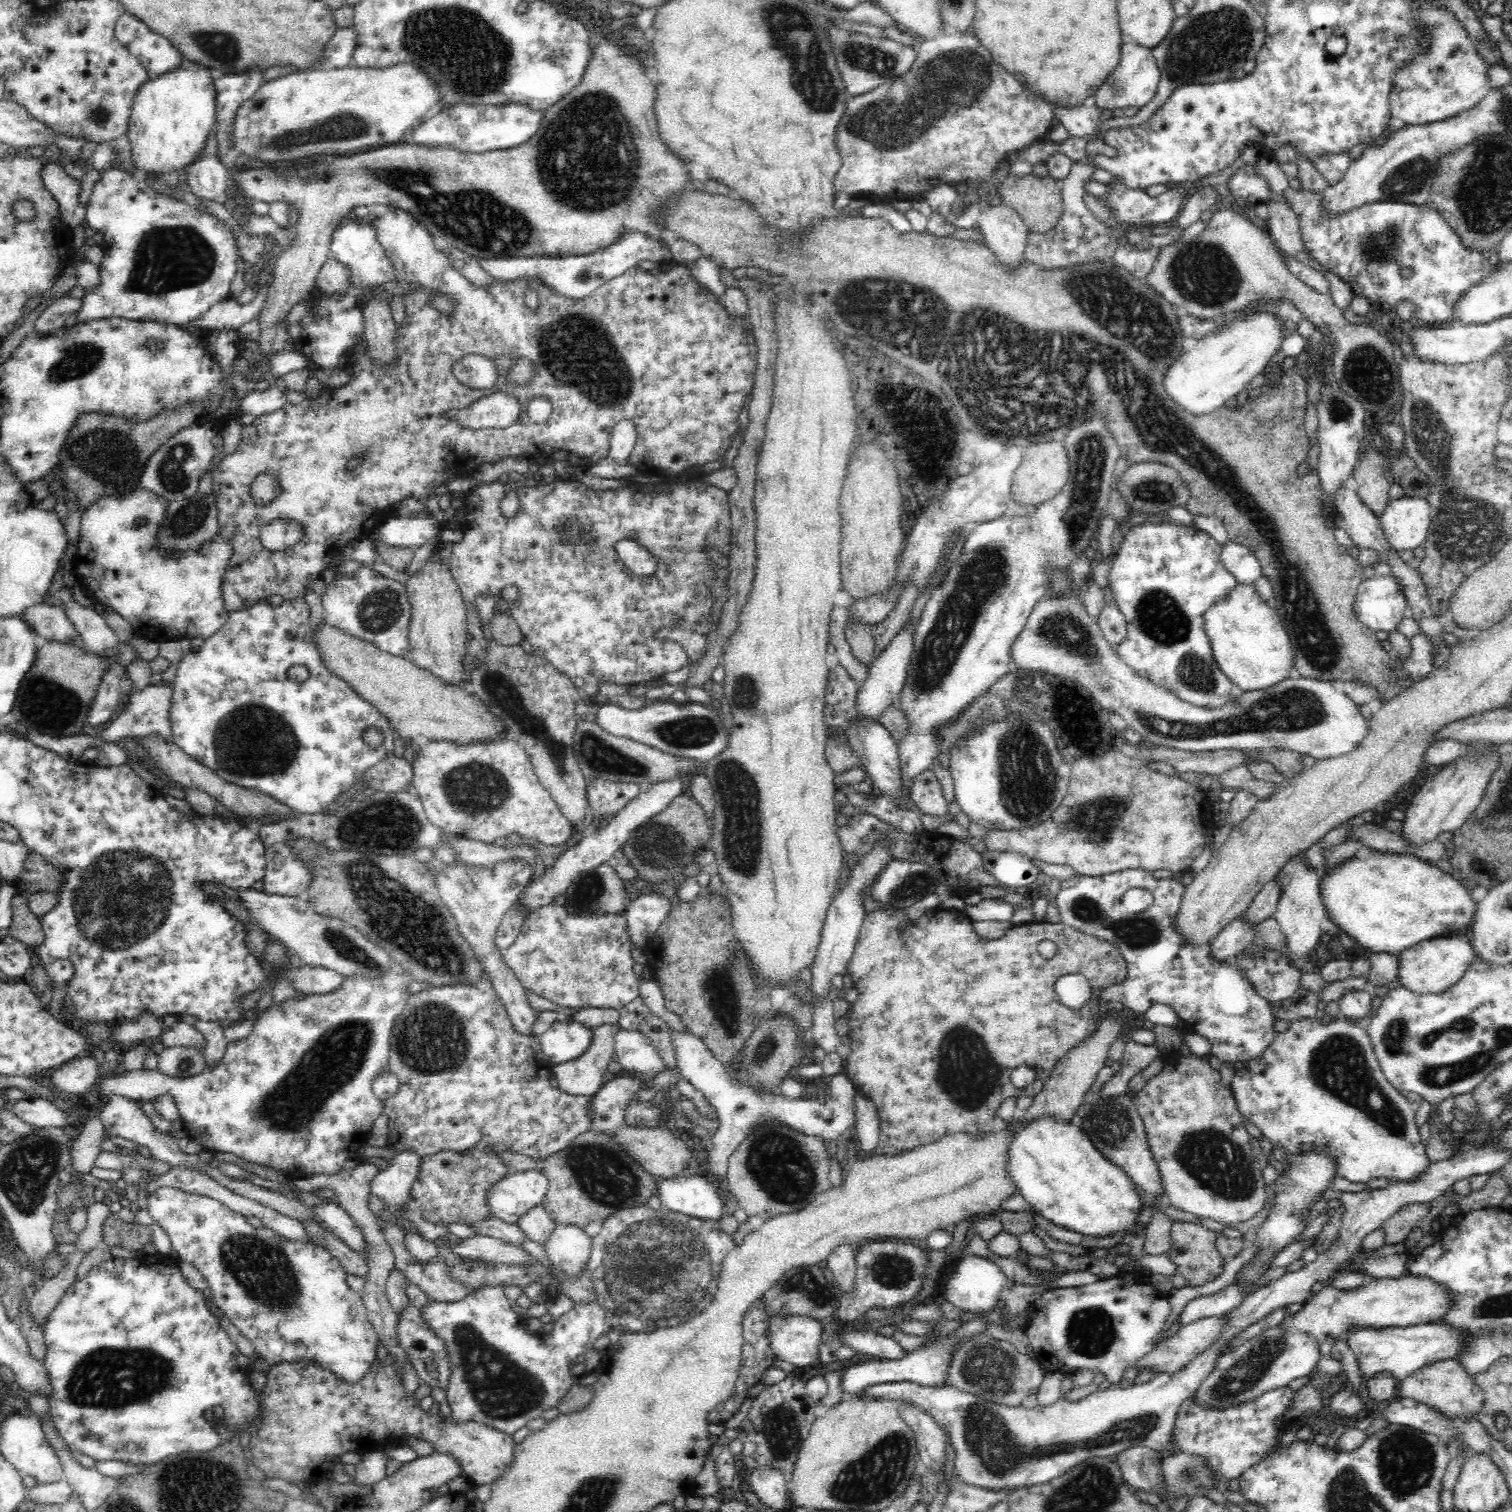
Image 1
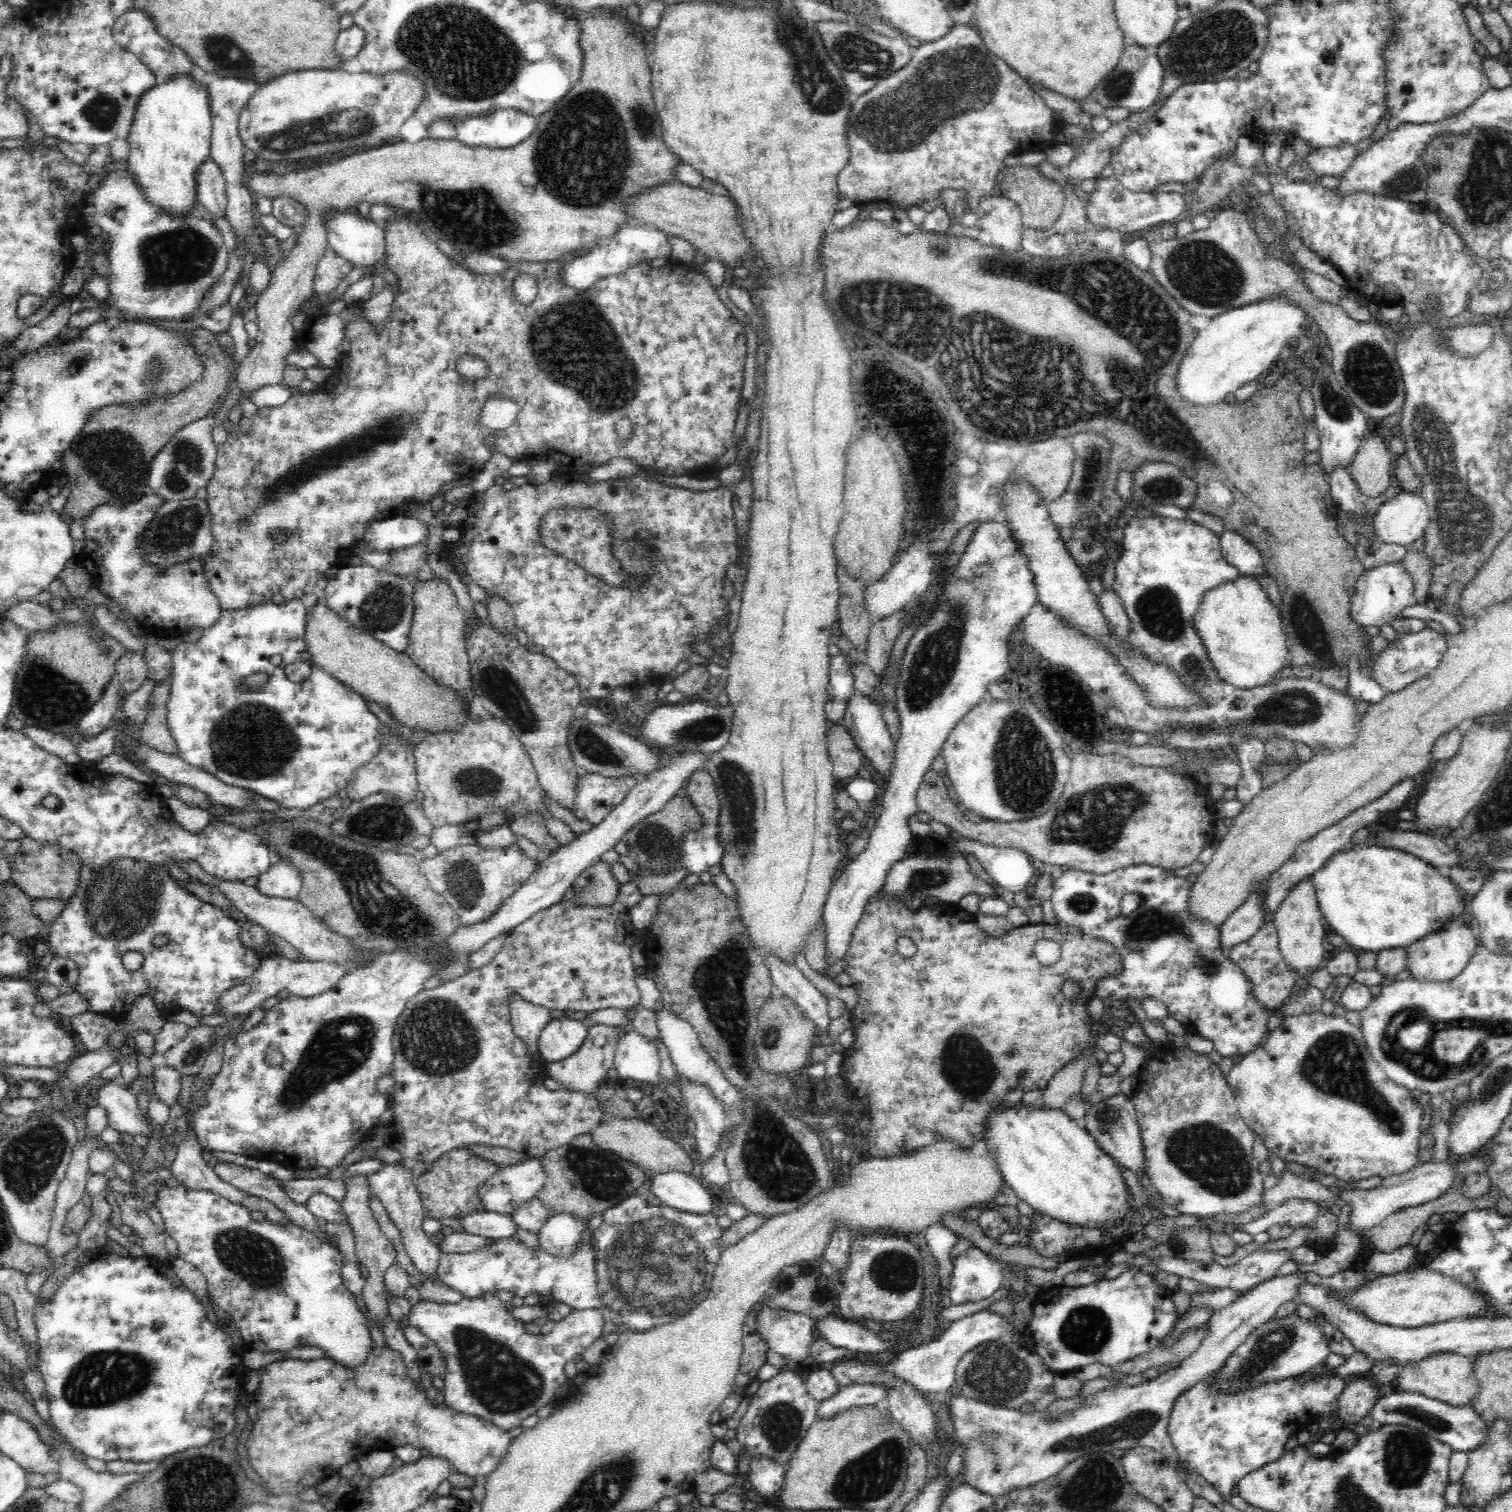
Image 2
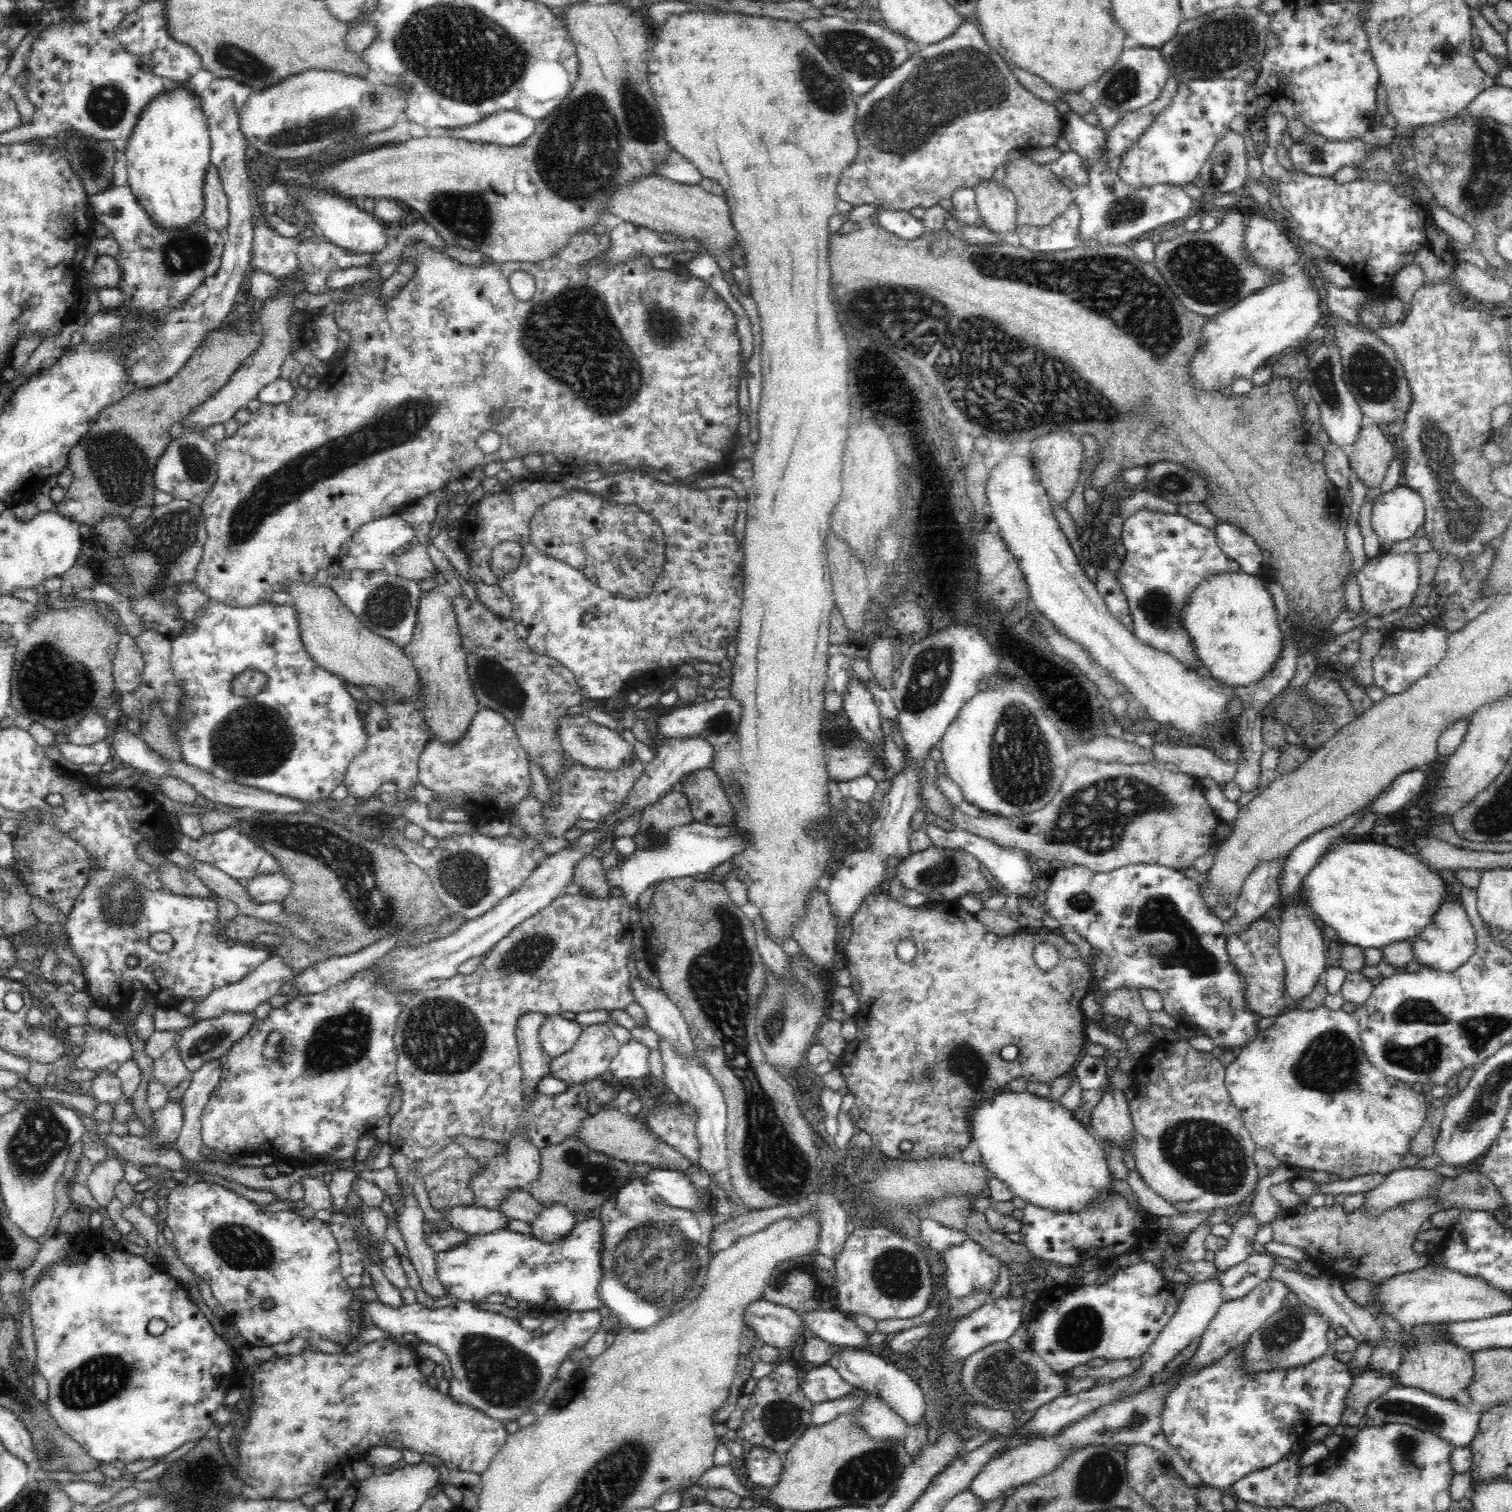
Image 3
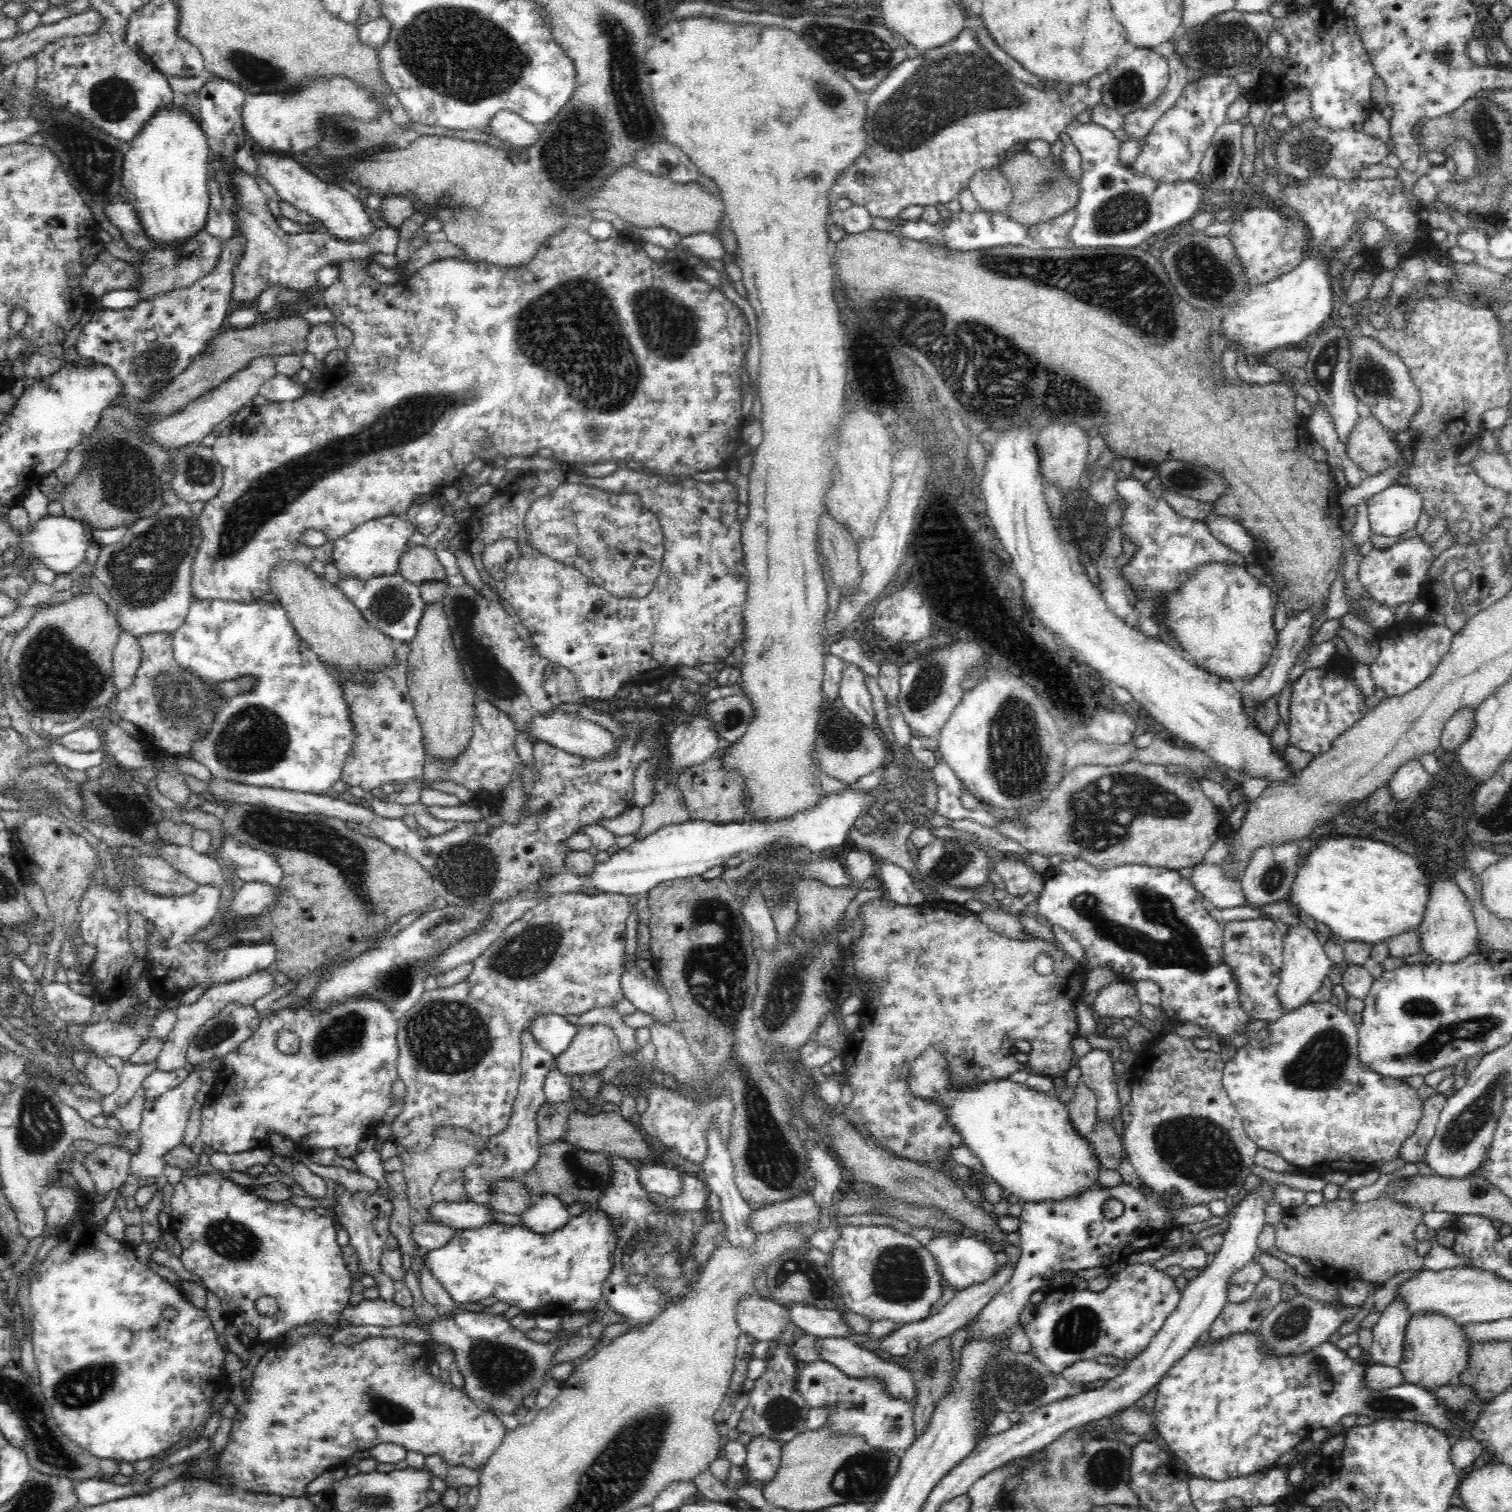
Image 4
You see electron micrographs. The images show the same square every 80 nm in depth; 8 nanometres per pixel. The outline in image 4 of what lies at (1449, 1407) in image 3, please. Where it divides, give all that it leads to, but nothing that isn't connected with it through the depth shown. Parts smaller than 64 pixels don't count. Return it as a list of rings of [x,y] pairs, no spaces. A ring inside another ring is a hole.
[[[1257,1330],[1244,1331],[1226,1336],[1214,1344],[1207,1342],[1200,1348],[1192,1347],[1176,1361],[1157,1383],[1153,1415],[1157,1430],[1174,1455],[1186,1463],[1193,1476],[1210,1481],[1243,1477],[1274,1466],[1282,1454],[1310,1438],[1313,1430],[1332,1429],[1340,1424],[1343,1416],[1350,1414],[1362,1414],[1375,1421],[1402,1419],[1430,1424],[1452,1442],[1470,1438],[1469,1424],[1459,1416],[1451,1416],[1449,1410],[1428,1390],[1405,1382],[1382,1391],[1370,1391],[1362,1376],[1365,1376],[1364,1366],[1350,1360],[1345,1351],[1328,1341],[1302,1352],[1302,1355],[1266,1355],[1261,1352]]]

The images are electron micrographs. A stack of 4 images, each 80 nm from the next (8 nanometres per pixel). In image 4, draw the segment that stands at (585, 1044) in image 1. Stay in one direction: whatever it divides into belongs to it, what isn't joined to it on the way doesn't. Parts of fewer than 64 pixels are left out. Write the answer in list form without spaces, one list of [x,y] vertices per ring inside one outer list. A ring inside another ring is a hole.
[[[541,1014],[529,1021],[529,1032],[534,1035],[538,1046],[553,1057],[568,1048],[578,1028],[559,1014]]]

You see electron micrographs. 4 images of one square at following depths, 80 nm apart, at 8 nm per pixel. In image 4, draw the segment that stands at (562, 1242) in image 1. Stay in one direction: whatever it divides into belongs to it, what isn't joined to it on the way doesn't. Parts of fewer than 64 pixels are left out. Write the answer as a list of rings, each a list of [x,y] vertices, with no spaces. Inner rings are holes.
[[[552,1193],[533,1197],[533,1205],[521,1217],[526,1228],[540,1235],[564,1228],[570,1220],[568,1206]]]

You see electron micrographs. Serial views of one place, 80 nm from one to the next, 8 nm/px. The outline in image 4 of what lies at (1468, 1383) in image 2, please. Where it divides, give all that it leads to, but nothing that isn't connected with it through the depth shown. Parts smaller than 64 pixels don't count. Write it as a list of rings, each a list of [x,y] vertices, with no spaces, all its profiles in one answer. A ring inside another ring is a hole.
[[[1434,1312],[1414,1315],[1407,1323],[1403,1358],[1399,1364],[1404,1382],[1422,1387],[1428,1392],[1446,1384],[1458,1384],[1459,1378],[1468,1368],[1469,1345],[1460,1325],[1450,1317]]]

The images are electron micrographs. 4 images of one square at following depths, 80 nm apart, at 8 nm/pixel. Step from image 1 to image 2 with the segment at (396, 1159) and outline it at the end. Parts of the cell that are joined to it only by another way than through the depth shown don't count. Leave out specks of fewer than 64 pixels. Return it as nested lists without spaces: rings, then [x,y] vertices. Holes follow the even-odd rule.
[[[404,1160],[397,1165],[384,1165],[373,1174],[369,1176],[369,1187],[372,1195],[376,1195],[392,1223],[400,1229],[402,1242],[405,1246],[405,1251],[412,1259],[414,1266],[427,1276],[434,1276],[436,1274],[437,1266],[439,1265],[439,1256],[441,1250],[436,1244],[430,1241],[430,1237],[424,1235],[421,1225],[424,1212],[422,1210],[423,1203],[416,1190],[416,1180],[414,1178],[413,1164],[409,1160]]]

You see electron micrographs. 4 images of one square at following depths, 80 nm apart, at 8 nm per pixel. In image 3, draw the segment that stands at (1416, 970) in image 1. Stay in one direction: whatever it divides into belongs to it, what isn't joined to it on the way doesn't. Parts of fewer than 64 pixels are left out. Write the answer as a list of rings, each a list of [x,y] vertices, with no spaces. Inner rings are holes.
[[[1446,896],[1439,905],[1438,912],[1432,917],[1431,923],[1412,940],[1413,959],[1420,968],[1453,973],[1474,954],[1476,948],[1476,933],[1464,907],[1460,906],[1454,896]]]

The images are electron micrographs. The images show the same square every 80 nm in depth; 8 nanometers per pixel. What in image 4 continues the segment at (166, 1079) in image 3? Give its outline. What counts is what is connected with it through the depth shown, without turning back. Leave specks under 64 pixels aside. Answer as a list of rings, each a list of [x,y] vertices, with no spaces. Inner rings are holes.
[[[274,962],[270,964],[270,966],[266,966],[266,968],[262,968],[262,970],[254,971],[252,974],[249,974],[240,980],[210,987],[208,990],[204,991],[202,997],[193,1004],[178,1005],[175,1008],[175,1012],[178,1015],[179,1021],[176,1023],[176,1026],[174,1026],[173,1031],[167,1036],[167,1039],[163,1042],[162,1050],[155,1060],[155,1070],[169,1073],[170,1071],[188,1069],[186,1046],[188,1046],[188,1043],[193,1042],[196,1030],[198,1030],[204,1022],[209,1021],[215,1014],[218,1014],[228,1003],[238,1003],[245,1007],[252,1007],[258,998],[266,996],[276,988],[275,973],[278,971],[280,970]]]

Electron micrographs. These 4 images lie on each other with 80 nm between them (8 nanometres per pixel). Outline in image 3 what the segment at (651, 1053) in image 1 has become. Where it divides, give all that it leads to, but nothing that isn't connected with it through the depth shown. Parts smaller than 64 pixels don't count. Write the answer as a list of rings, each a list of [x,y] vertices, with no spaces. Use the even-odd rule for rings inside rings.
[[[632,1034],[626,1044],[620,1045],[610,1063],[609,1069],[615,1080],[643,1079],[651,1076],[649,1054],[650,1048]]]

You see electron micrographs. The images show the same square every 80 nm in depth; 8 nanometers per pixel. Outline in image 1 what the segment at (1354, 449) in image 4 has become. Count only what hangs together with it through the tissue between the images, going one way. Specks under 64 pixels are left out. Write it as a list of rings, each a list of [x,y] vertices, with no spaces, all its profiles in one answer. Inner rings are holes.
[[[1370,448],[1360,456],[1353,470],[1353,477],[1358,483],[1358,497],[1376,517],[1384,512],[1391,501],[1388,499],[1391,484],[1384,478],[1384,464],[1387,464],[1384,454]]]

